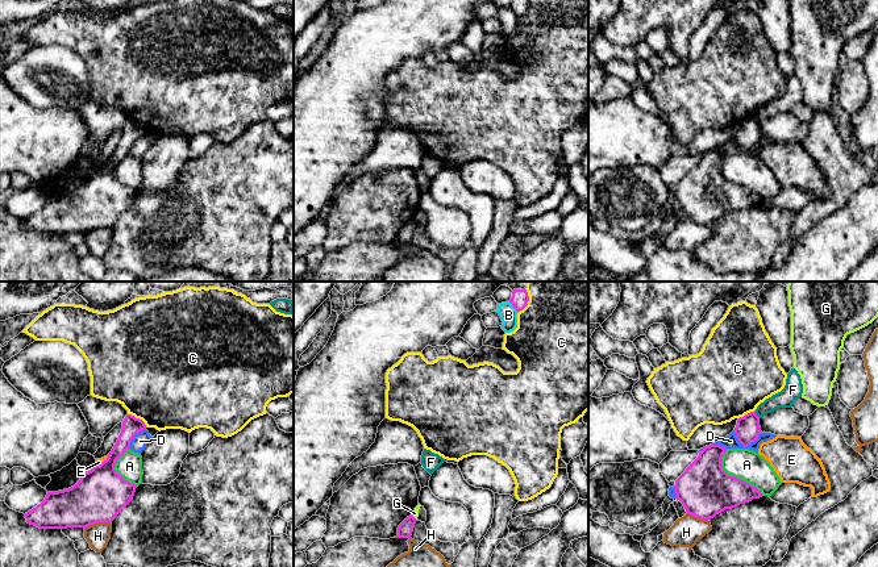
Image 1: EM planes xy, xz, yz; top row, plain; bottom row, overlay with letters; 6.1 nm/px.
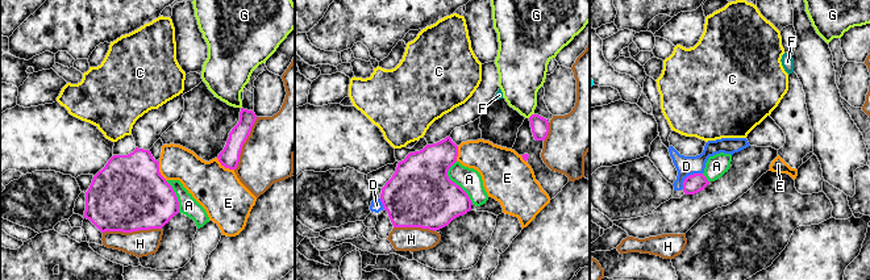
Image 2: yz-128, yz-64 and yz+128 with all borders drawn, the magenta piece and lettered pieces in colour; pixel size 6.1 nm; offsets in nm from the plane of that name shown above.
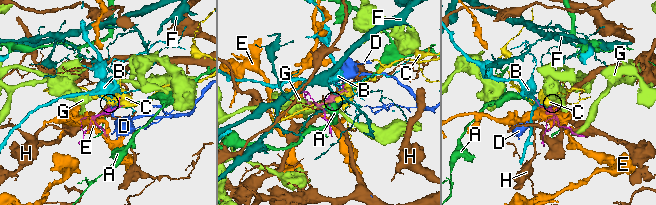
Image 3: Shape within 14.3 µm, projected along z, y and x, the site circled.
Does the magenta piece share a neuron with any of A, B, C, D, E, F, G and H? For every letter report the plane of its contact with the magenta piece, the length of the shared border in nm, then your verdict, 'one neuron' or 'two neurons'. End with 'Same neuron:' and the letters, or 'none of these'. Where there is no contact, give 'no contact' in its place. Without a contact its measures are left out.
A: yz | 360 nm | two neurons
B: xz | 90 nm | two neurons
C: xy | 150 nm | two neurons
D: yz | 180 nm | two neurons
E: xy | 110 nm | two neurons
F: yz | 50 nm | two neurons
G: xz | 50 nm | two neurons
H: xy | 170 nm | two neurons
Same neuron: none of these

